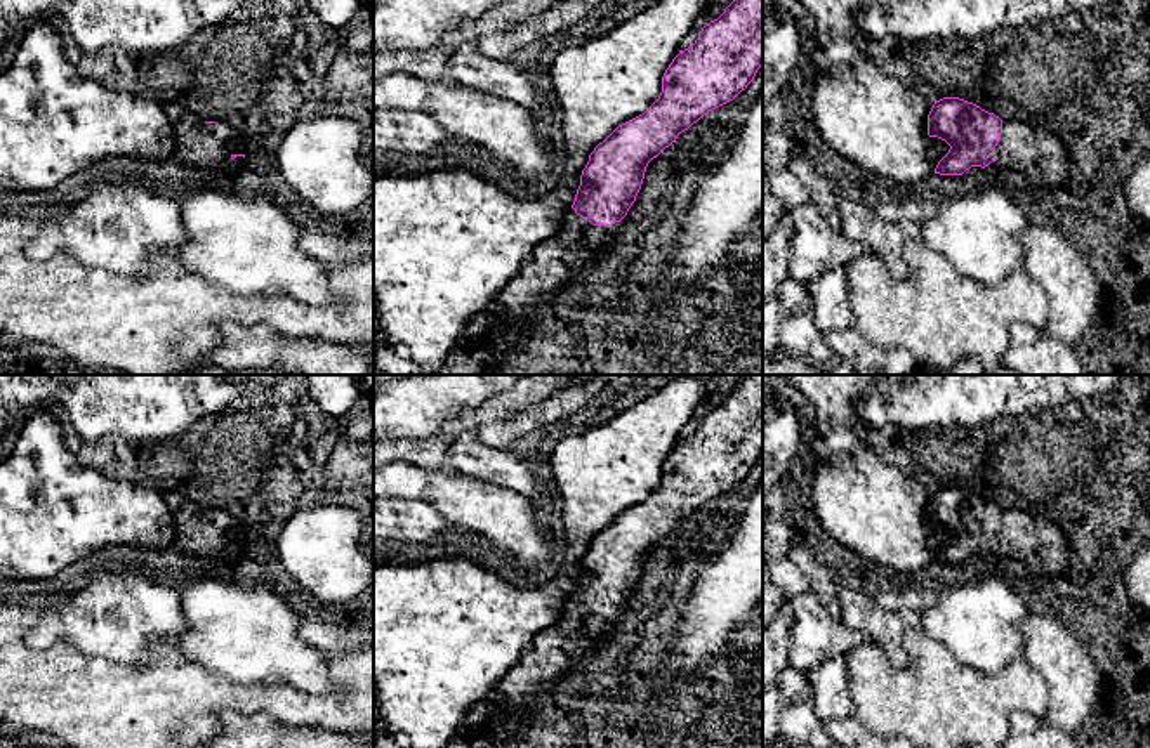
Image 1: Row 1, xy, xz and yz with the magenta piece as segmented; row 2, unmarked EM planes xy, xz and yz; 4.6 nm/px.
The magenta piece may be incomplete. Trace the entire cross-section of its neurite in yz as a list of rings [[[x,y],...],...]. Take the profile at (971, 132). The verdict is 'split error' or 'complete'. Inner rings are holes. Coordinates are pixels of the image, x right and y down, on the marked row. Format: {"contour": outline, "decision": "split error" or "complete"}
{"contour": [[[943,97],[940,101],[935,101],[928,115],[928,135],[938,137],[950,146],[948,153],[938,161],[935,168],[935,174],[940,175],[962,175],[971,167],[985,168],[992,163],[995,168],[1016,170],[1030,184],[1060,187],[1067,182],[1072,170],[1065,142],[1051,130],[1030,121],[1002,121],[994,113],[988,113],[980,106],[959,97]]], "decision": "split error"}

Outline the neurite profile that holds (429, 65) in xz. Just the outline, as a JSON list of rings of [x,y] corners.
[[[507,0],[485,10],[473,23],[445,33],[431,50],[373,52],[373,82],[396,71],[410,73],[426,82],[440,82],[446,78],[446,61],[459,45],[474,43],[483,36],[521,24],[558,2],[561,0]]]

